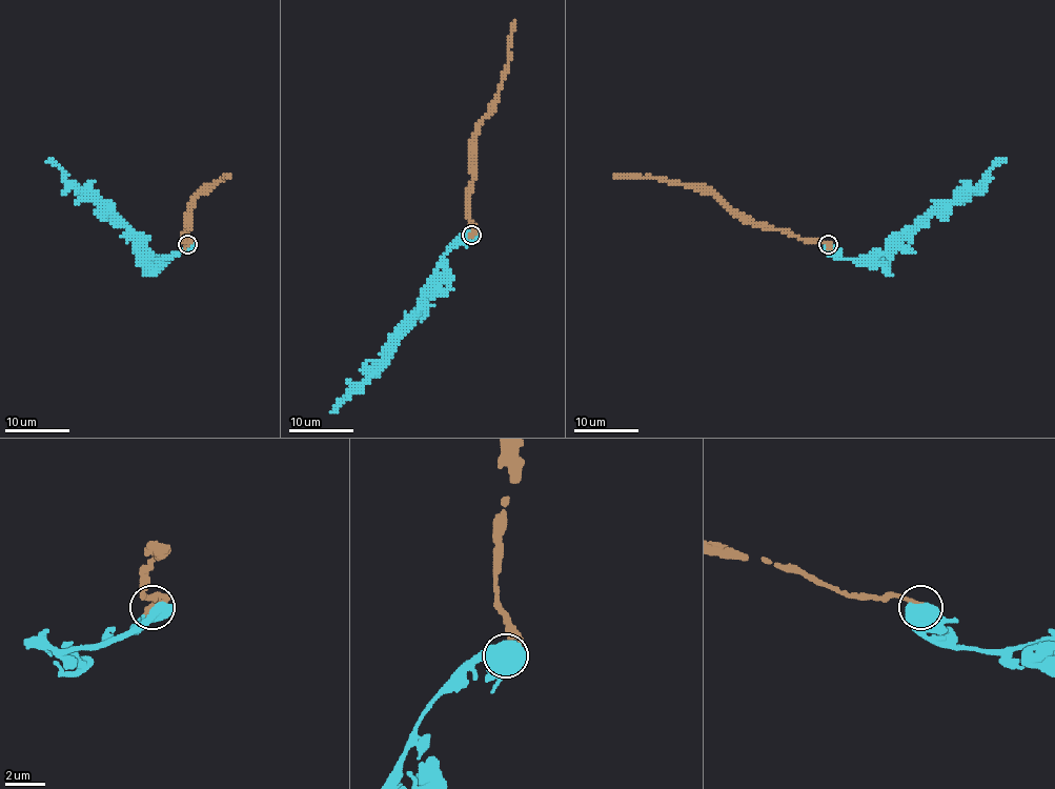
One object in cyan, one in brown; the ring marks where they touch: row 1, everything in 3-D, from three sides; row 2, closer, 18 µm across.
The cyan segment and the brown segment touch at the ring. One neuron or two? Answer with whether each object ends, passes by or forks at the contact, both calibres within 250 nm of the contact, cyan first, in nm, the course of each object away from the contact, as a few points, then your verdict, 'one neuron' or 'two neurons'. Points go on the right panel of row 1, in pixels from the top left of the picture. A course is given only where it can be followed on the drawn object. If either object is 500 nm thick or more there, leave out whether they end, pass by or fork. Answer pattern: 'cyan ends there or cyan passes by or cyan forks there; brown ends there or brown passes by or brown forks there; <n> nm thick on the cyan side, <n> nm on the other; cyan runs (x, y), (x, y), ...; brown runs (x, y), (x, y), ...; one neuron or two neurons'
900 nm thick on the cyan side, 480 nm on the other; cyan runs (829, 245), (830, 253), (839, 258), (877, 258), (891, 251), (930, 216), (977, 188), (995, 165), (1007, 162); brown runs (829, 245), (752, 225), (739, 219), (712, 193), (700, 191), (686, 183), (637, 176), (615, 177); two neurons

